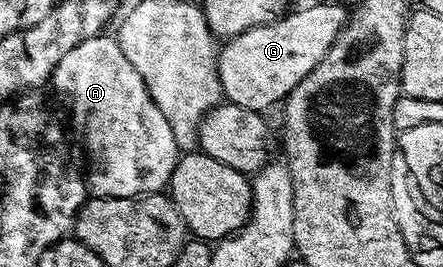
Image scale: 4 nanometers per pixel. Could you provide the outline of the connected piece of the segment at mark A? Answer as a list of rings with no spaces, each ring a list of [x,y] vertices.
[[[102,33],[75,45],[71,53],[65,54],[63,61],[53,70],[51,87],[62,91],[69,98],[73,110],[73,123],[81,130],[85,151],[89,154],[87,167],[87,187],[94,196],[135,197],[155,195],[164,192],[173,176],[179,158],[179,148],[167,117],[155,105],[135,66],[127,61],[112,34]]]

